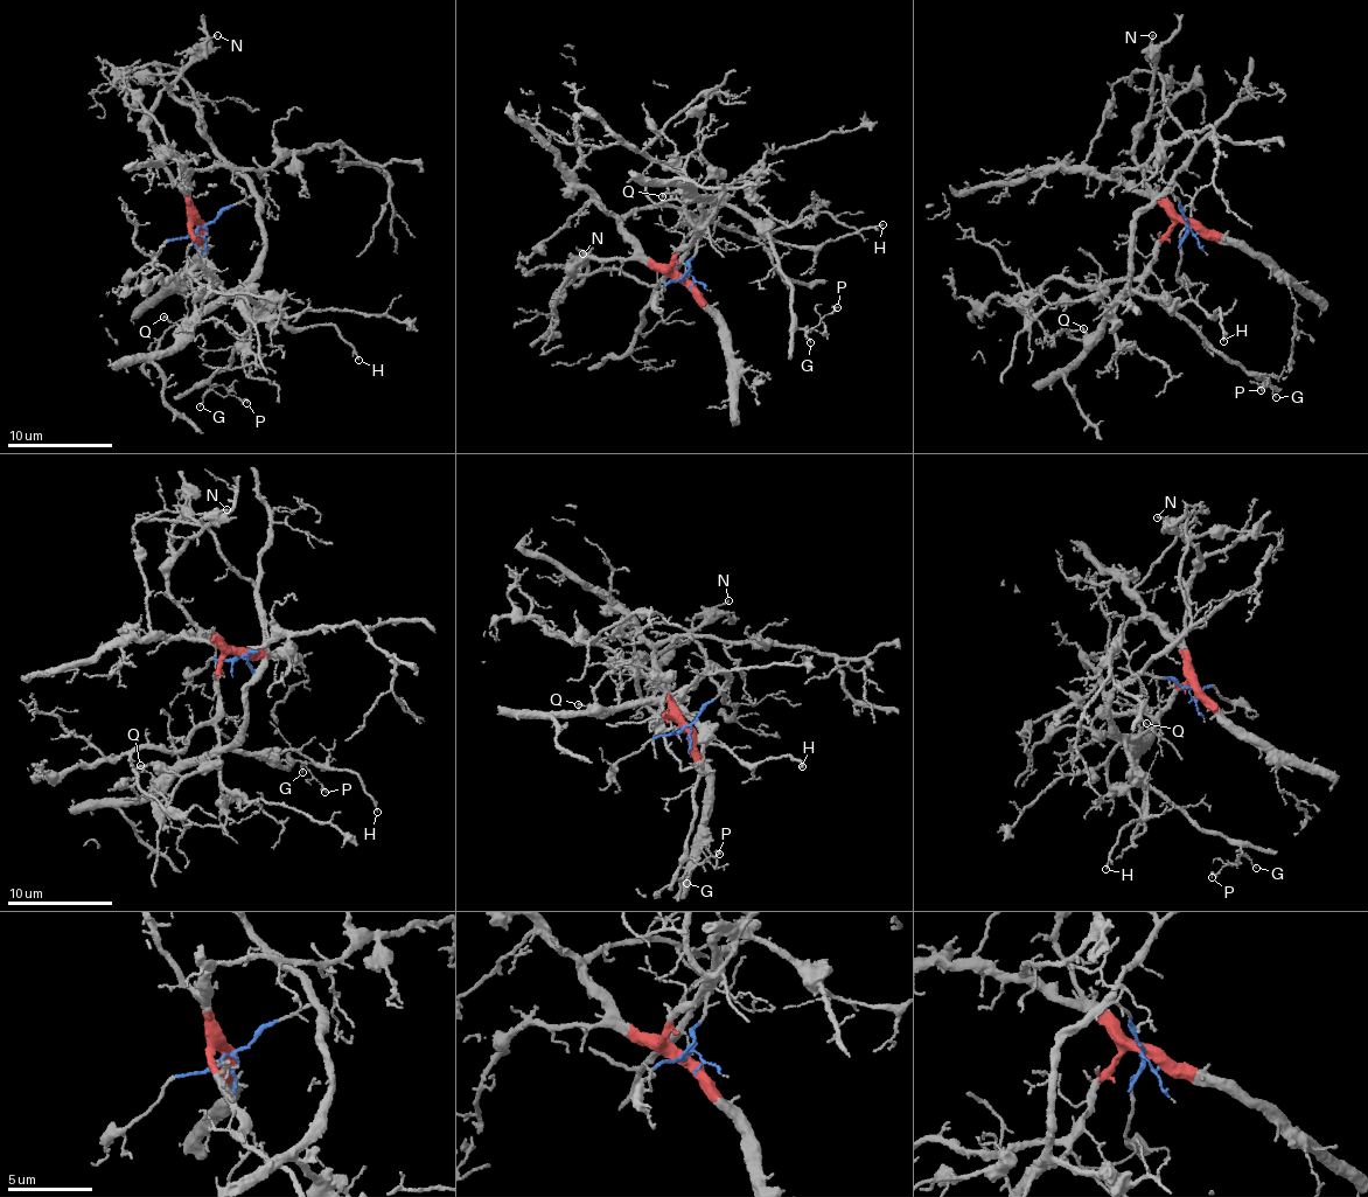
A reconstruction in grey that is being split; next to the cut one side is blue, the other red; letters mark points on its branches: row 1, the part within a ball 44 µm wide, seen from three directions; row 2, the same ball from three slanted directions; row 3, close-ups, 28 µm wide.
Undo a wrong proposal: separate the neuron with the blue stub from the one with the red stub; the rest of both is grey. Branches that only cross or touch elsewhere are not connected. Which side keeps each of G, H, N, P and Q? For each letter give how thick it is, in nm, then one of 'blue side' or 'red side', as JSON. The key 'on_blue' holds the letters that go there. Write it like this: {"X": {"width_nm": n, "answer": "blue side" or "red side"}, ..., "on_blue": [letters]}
{"G": {"width_nm": 110, "answer": "blue side"}, "H": {"width_nm": 80, "answer": "blue side"}, "N": {"width_nm": 130, "answer": "red side"}, "P": {"width_nm": 160, "answer": "blue side"}, "Q": {"width_nm": 120, "answer": "blue side"}, "on_blue": ["G", "H", "P", "Q"]}

